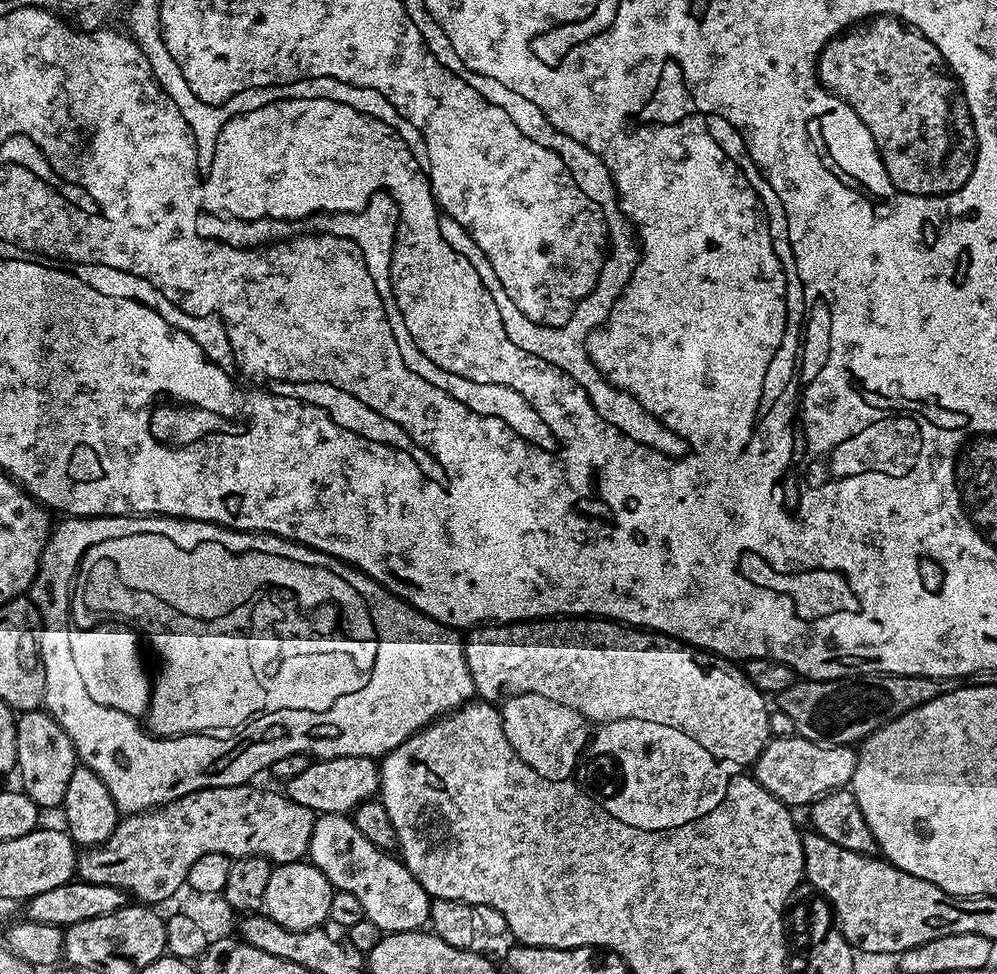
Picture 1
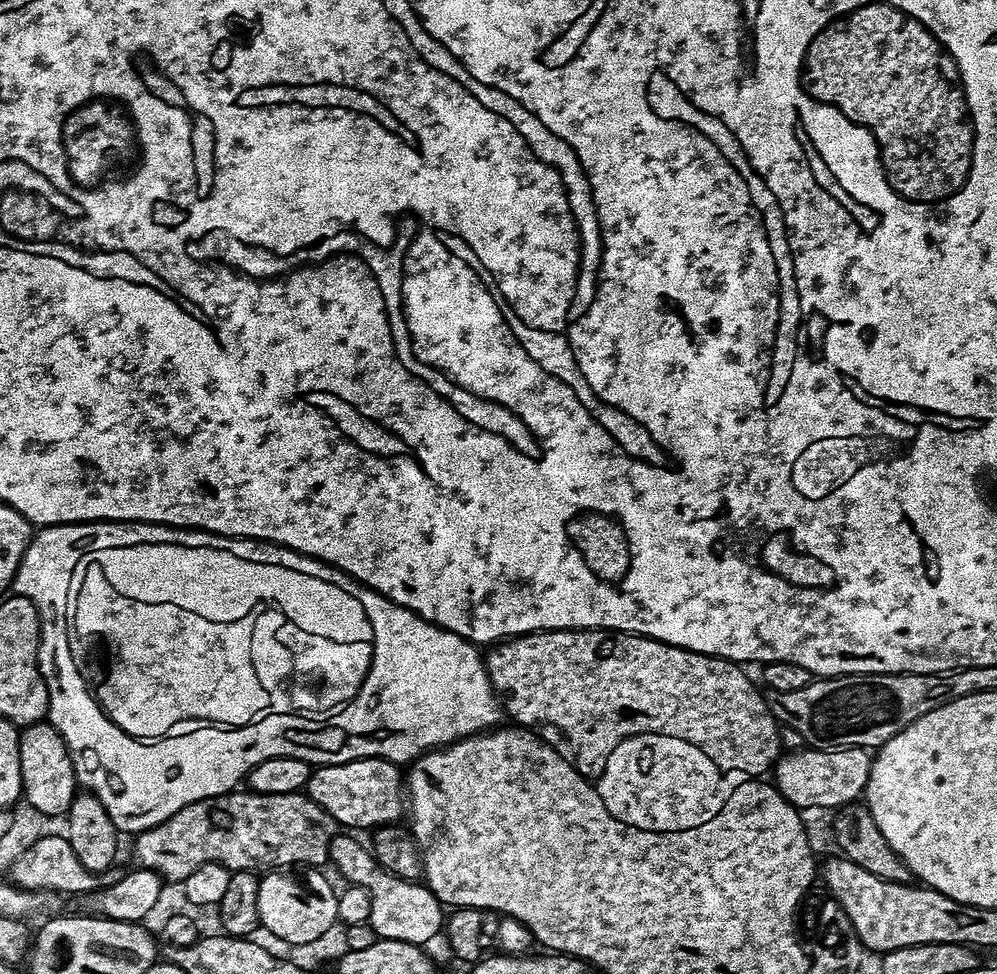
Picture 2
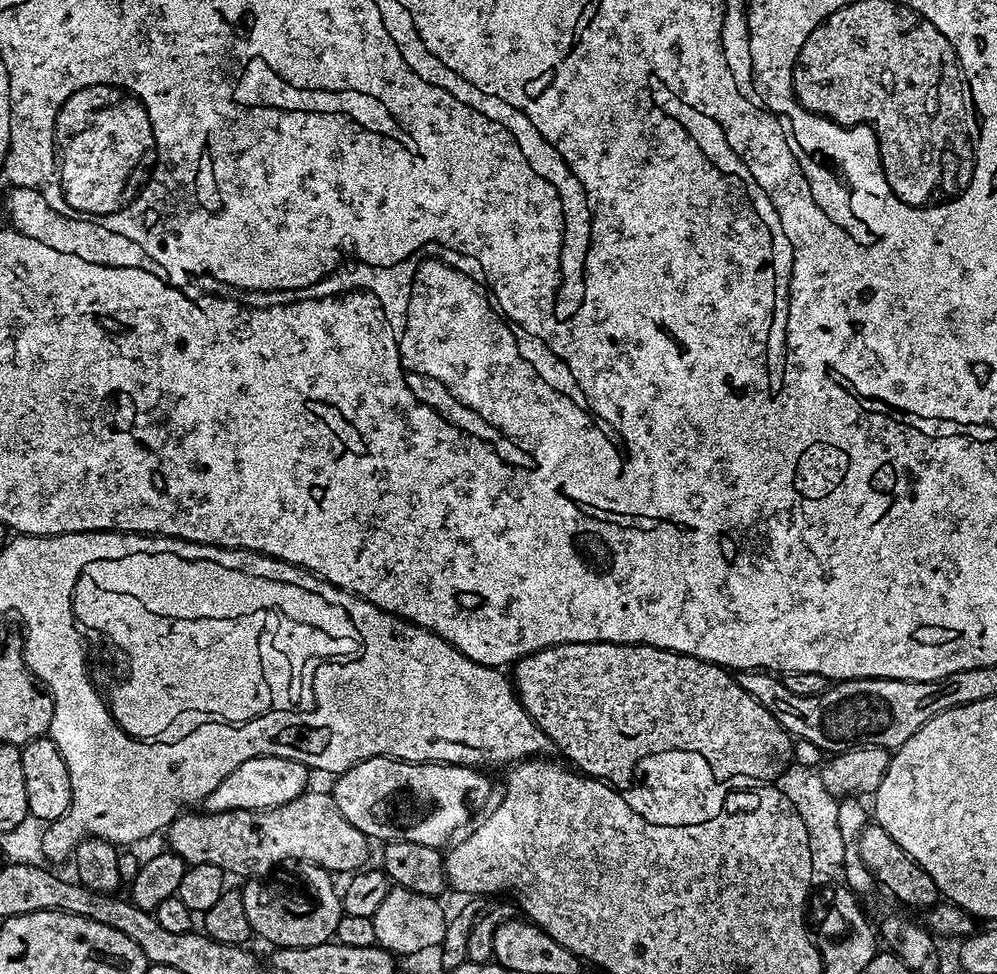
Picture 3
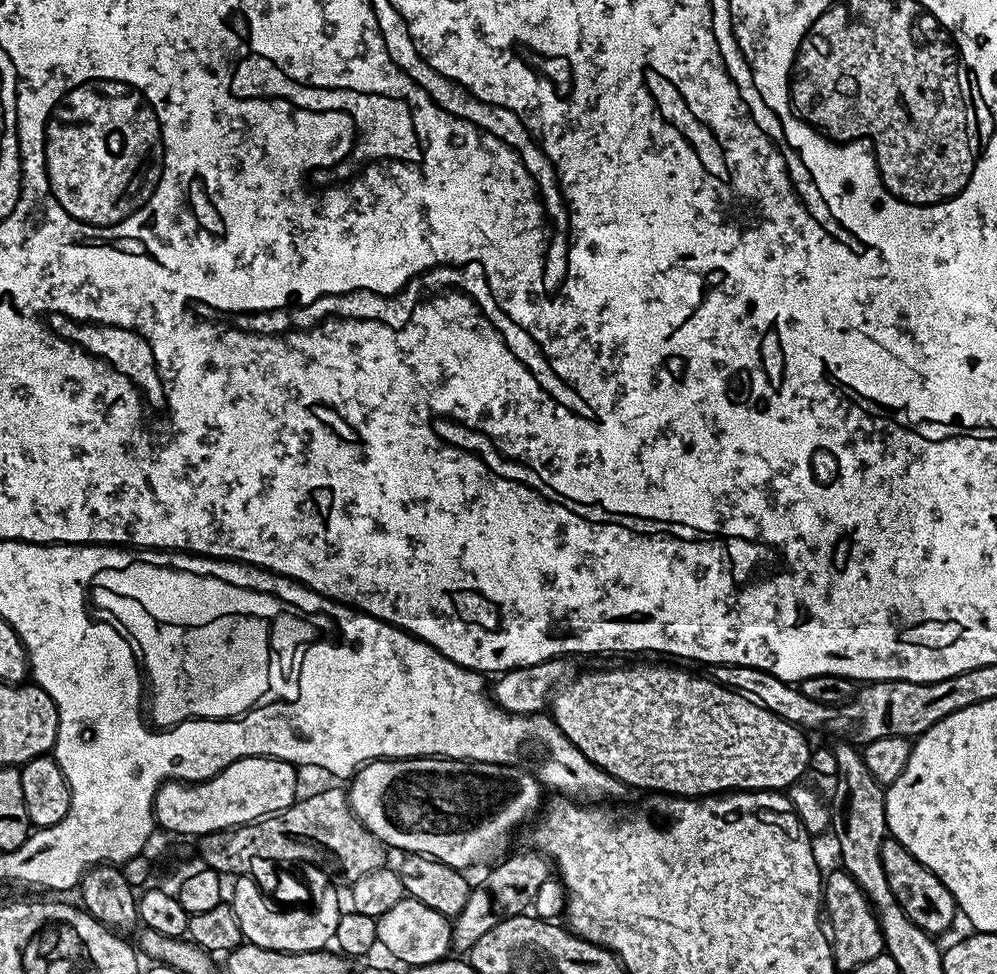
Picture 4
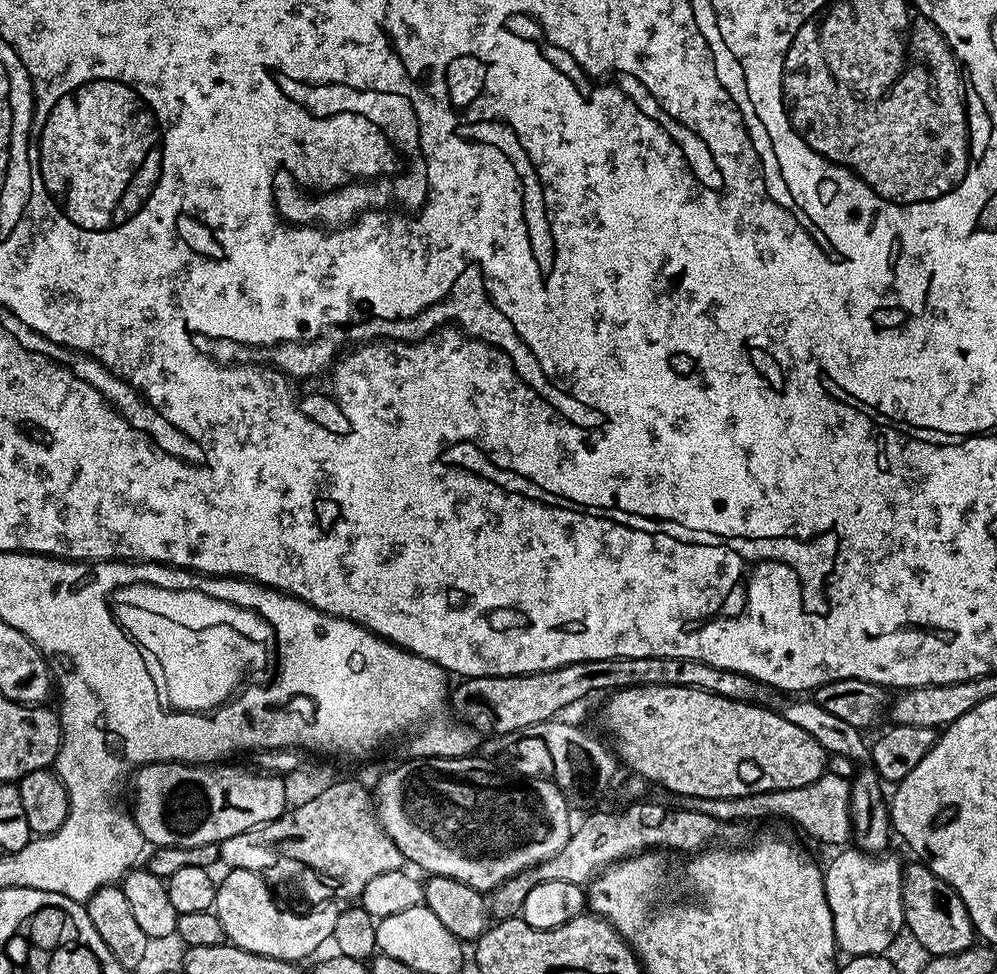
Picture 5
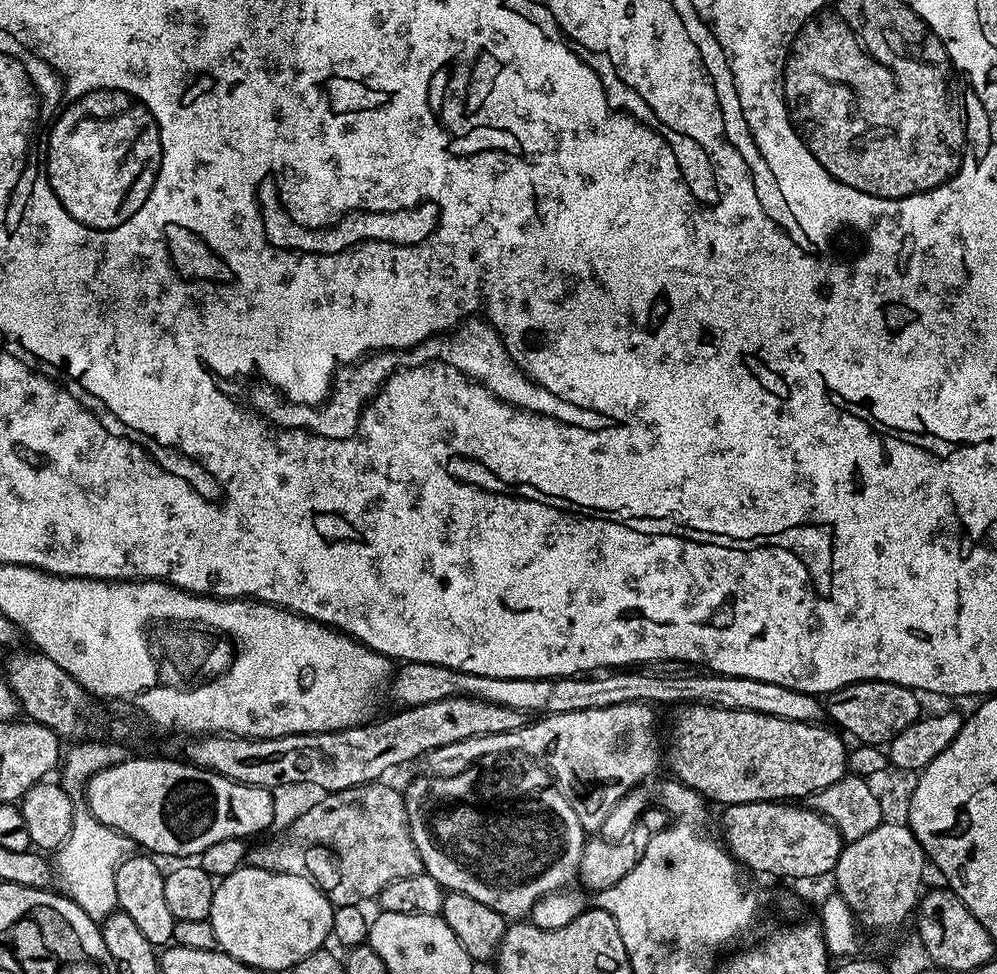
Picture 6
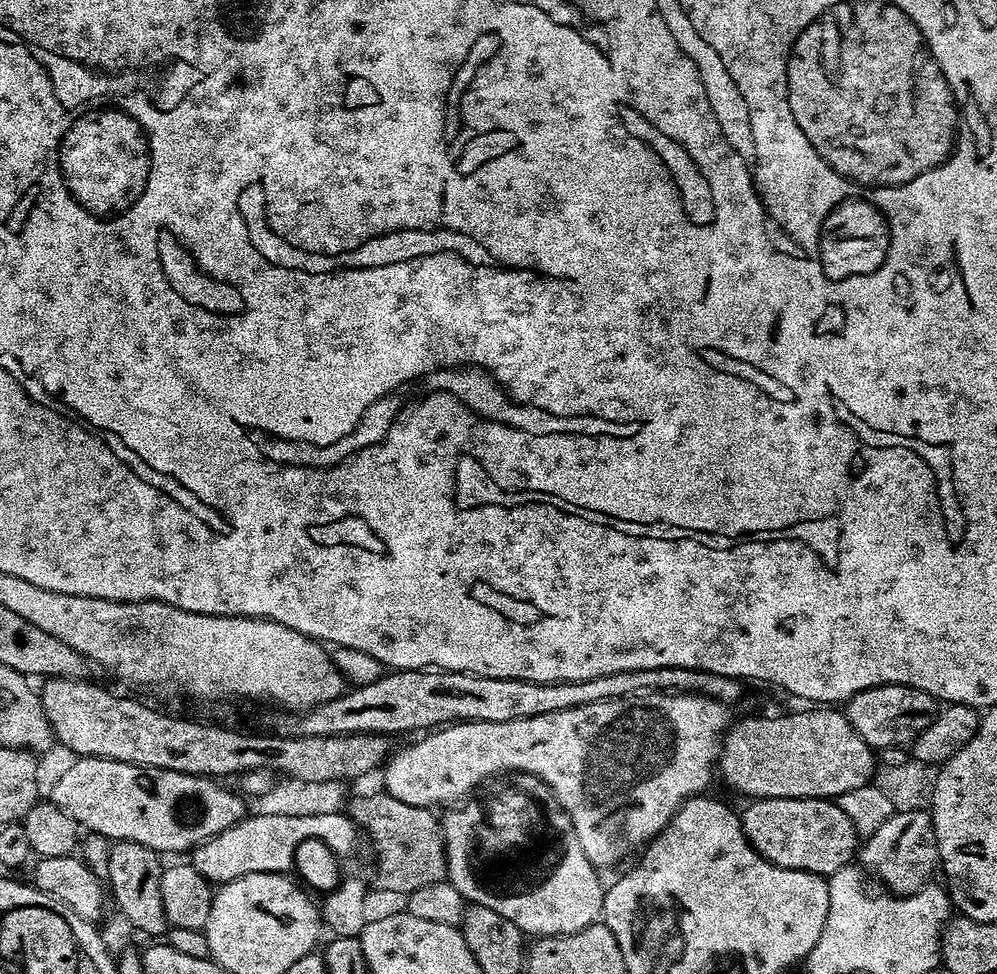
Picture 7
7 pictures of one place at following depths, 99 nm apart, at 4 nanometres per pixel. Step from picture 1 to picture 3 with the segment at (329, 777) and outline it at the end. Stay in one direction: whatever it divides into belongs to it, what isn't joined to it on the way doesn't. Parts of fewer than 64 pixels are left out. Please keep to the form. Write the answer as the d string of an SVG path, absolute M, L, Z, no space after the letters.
M375 756L352 764L346 771L339 773L331 795L338 810L342 810L342 818L346 818L350 826L358 826L358 830L362 830L362 834L373 841L405 840L422 842L422 846L443 849L453 837L463 833L469 827L467 826L468 795L471 792L488 792L492 788L491 782L476 772L479 771L475 767L463 764L412 764L409 760Z

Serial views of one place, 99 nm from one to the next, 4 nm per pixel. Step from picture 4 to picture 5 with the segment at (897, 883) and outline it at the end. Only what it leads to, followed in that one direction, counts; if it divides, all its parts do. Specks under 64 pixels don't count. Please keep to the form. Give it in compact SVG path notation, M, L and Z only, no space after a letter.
M910 862L904 864L904 881L902 882L902 902L904 903L904 923L907 931L912 931L912 936L928 951L929 957L945 956L946 954L958 954L962 950L973 947L977 943L976 927L972 925L970 914L958 898L958 894L934 870L930 870L923 862Z

